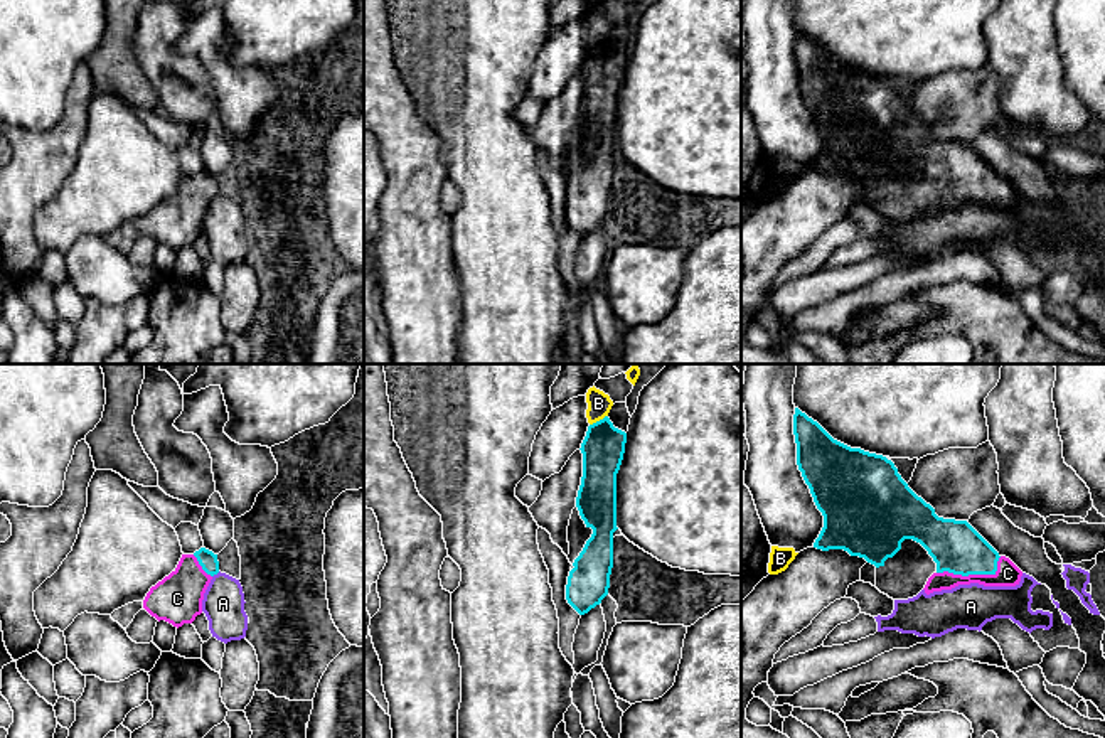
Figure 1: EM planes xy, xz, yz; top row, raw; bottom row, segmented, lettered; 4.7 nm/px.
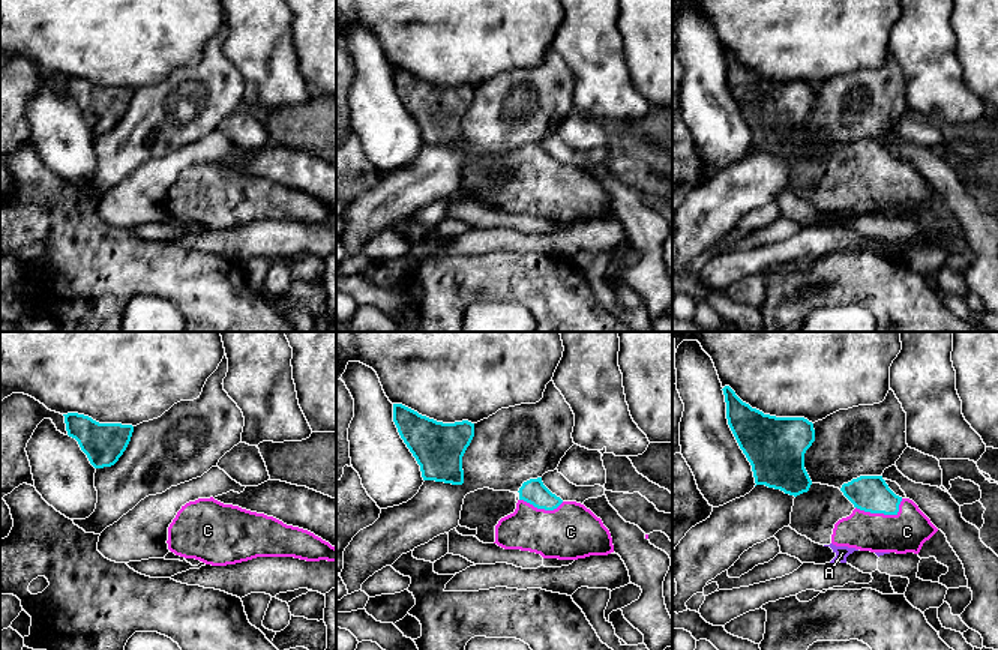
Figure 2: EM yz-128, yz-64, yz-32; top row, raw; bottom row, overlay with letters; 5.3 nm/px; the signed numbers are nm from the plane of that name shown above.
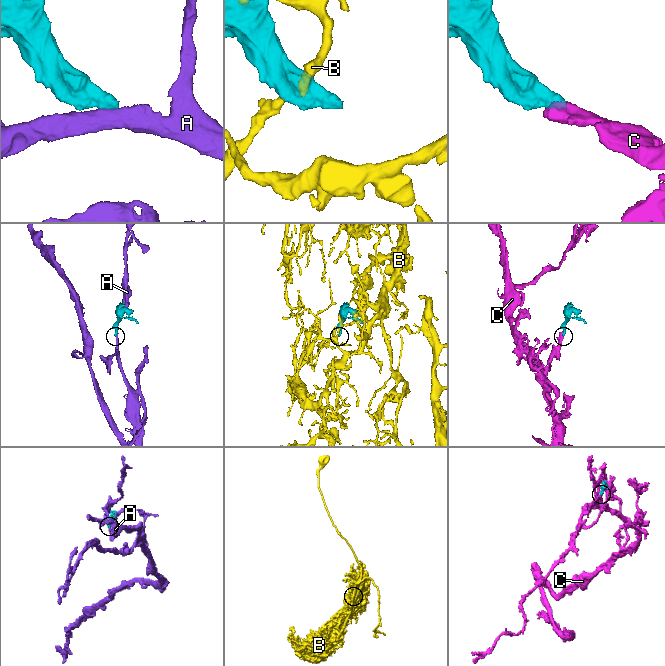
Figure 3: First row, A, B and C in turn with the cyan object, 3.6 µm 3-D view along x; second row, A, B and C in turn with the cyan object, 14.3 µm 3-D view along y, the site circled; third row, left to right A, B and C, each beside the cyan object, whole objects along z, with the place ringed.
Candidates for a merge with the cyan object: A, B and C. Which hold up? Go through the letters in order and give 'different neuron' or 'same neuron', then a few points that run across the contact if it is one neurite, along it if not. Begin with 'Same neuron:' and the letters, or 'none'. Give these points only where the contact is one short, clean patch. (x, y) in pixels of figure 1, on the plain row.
Same neuron: C
A: different neuron; line xy (219, 194), (213, 199)
B: different neuron
C: same neuron; line yz (955, 169), (972, 187), (972, 196), (1008, 196)

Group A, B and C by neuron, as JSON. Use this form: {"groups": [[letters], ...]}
{"groups": [["A"], ["B"], ["C"]]}

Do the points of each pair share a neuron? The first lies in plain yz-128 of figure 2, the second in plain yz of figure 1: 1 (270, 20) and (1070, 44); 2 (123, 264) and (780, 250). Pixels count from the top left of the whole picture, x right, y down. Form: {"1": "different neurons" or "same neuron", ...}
{"1": "different neurons", "2": "different neurons"}

